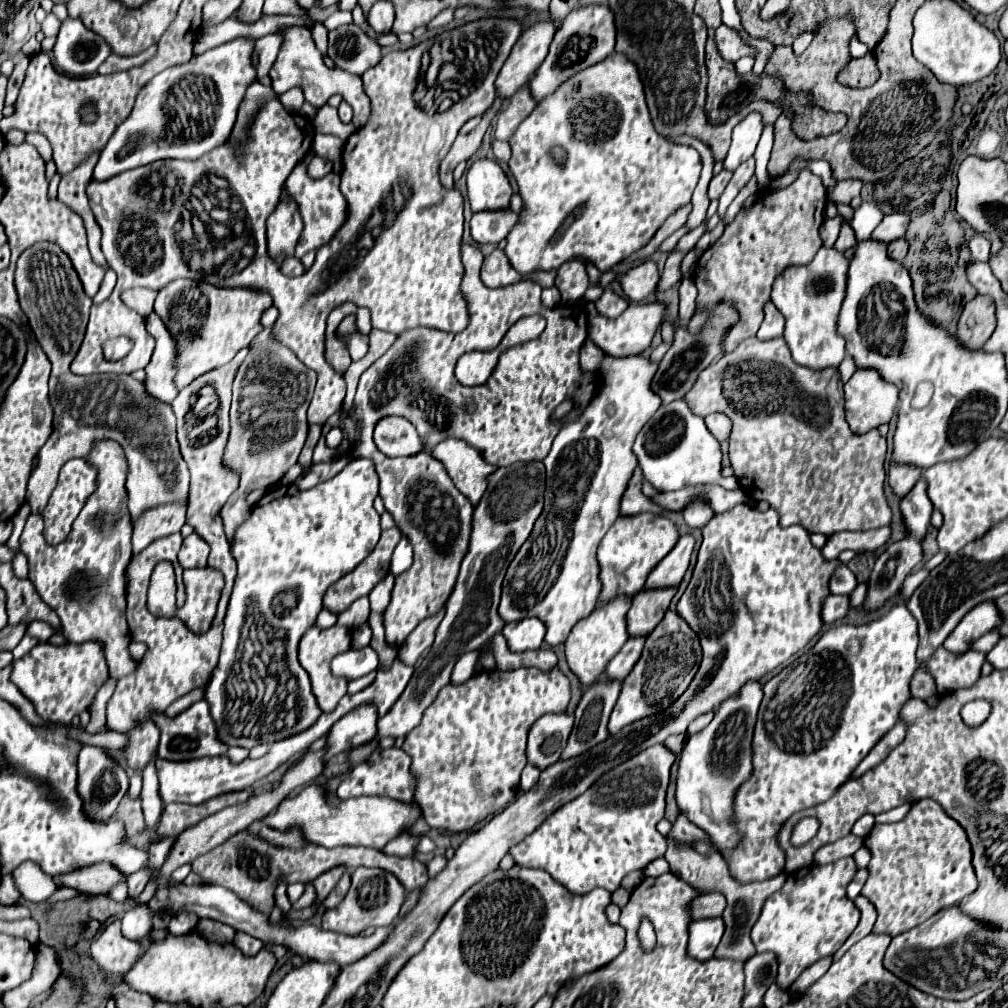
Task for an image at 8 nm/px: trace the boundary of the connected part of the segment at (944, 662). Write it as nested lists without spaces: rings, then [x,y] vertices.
[[[943,646],[935,650],[926,664],[926,670],[934,676],[937,693],[954,692],[972,686],[980,678],[980,668],[986,660],[984,652],[964,652],[964,656],[952,656]]]

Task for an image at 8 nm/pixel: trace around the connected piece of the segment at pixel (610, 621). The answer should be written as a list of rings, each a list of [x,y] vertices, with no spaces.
[[[618,596],[616,600],[596,608],[588,618],[580,620],[568,640],[566,640],[566,660],[570,670],[578,676],[582,686],[592,686],[600,680],[602,672],[606,670],[606,664],[618,654],[618,650],[624,646],[624,642],[630,638],[626,628],[626,612],[630,608],[628,596]]]

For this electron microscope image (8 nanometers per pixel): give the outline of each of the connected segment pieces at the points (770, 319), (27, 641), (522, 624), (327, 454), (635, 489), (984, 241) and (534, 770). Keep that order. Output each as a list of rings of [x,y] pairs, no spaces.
[[[766,302],[764,308],[764,322],[758,330],[758,340],[772,340],[772,338],[780,338],[784,334],[784,318],[780,316],[778,308],[774,308],[772,302]]]
[[[24,636],[24,640],[12,650],[12,654],[14,654],[14,658],[18,660],[18,658],[22,658],[24,654],[28,654],[34,646],[38,644],[38,638],[34,638],[34,636]]]
[[[526,618],[518,622],[510,622],[504,626],[502,634],[508,640],[508,646],[512,652],[524,652],[524,650],[538,650],[542,646],[546,626],[538,618]]]
[[[322,436],[322,438],[318,440],[316,448],[314,448],[314,462],[328,462],[328,460],[332,460],[332,456],[334,456],[334,450],[330,450],[330,448],[326,446],[324,436]]]
[[[636,468],[628,482],[628,488],[620,500],[620,516],[636,516],[642,512],[664,512],[650,498],[646,498],[640,488],[642,488],[642,472],[640,472],[640,468]]]
[[[974,236],[970,242],[970,252],[974,262],[988,262],[990,260],[990,240],[986,236]]]
[[[528,764],[522,772],[522,780],[520,780],[520,786],[522,790],[530,790],[536,782],[538,782],[538,776],[540,776],[540,768],[534,766],[534,764]]]

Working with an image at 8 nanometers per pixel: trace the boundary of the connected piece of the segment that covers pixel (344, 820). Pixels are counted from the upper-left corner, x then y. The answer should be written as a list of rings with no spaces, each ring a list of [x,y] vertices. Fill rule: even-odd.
[[[310,784],[300,794],[282,800],[272,814],[262,818],[262,822],[266,822],[268,828],[280,832],[286,832],[290,828],[300,828],[304,842],[318,844],[324,848],[368,846],[380,850],[388,840],[396,838],[406,826],[414,824],[418,816],[420,816],[418,804],[398,804],[382,796],[370,796],[370,798],[360,796],[354,800],[338,800],[338,796],[326,794],[322,786]]]

